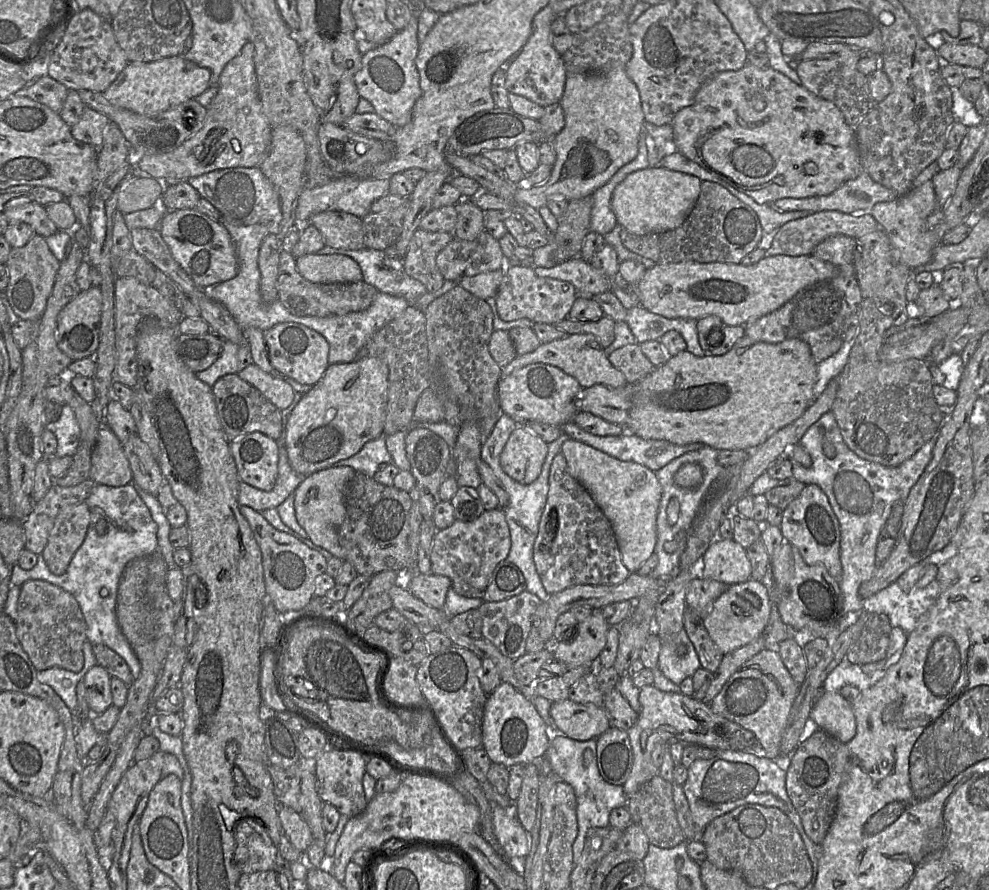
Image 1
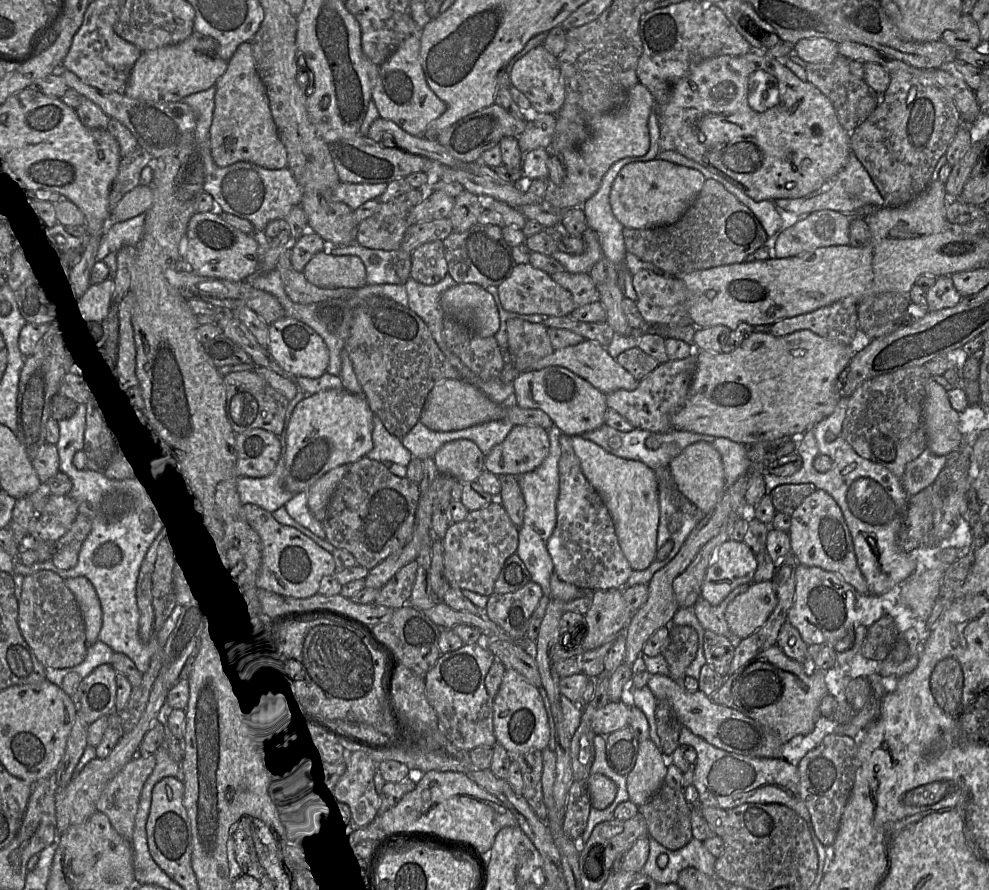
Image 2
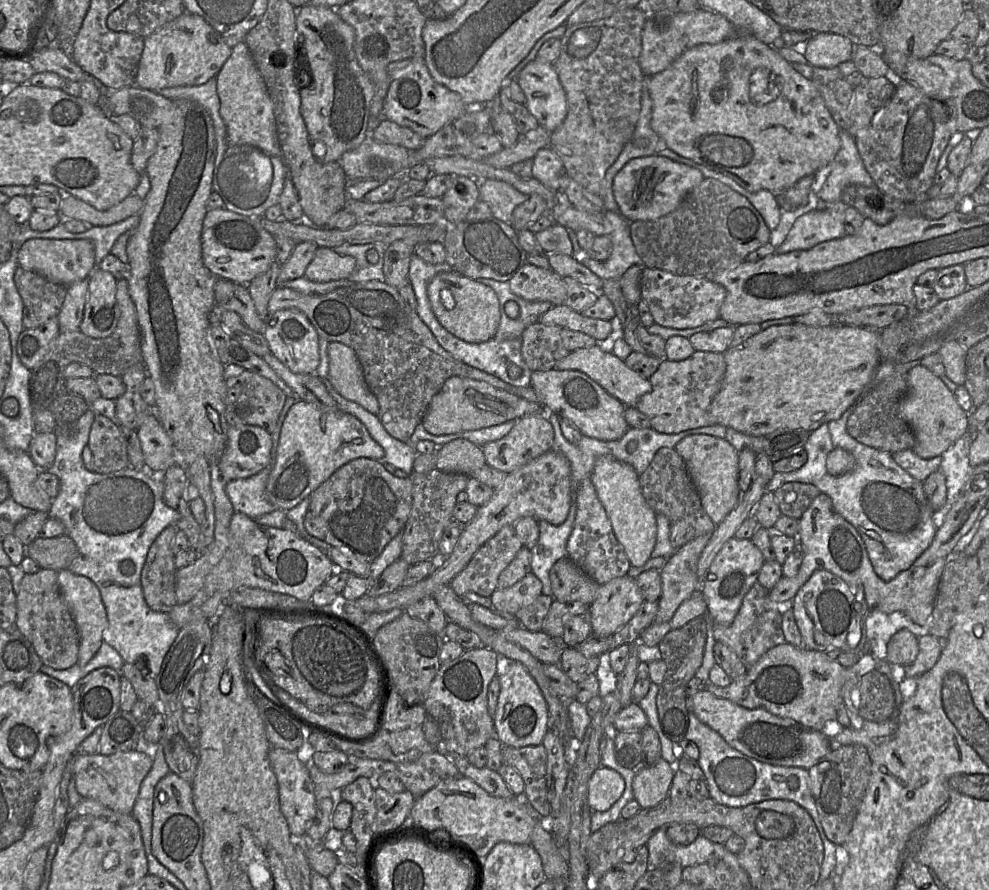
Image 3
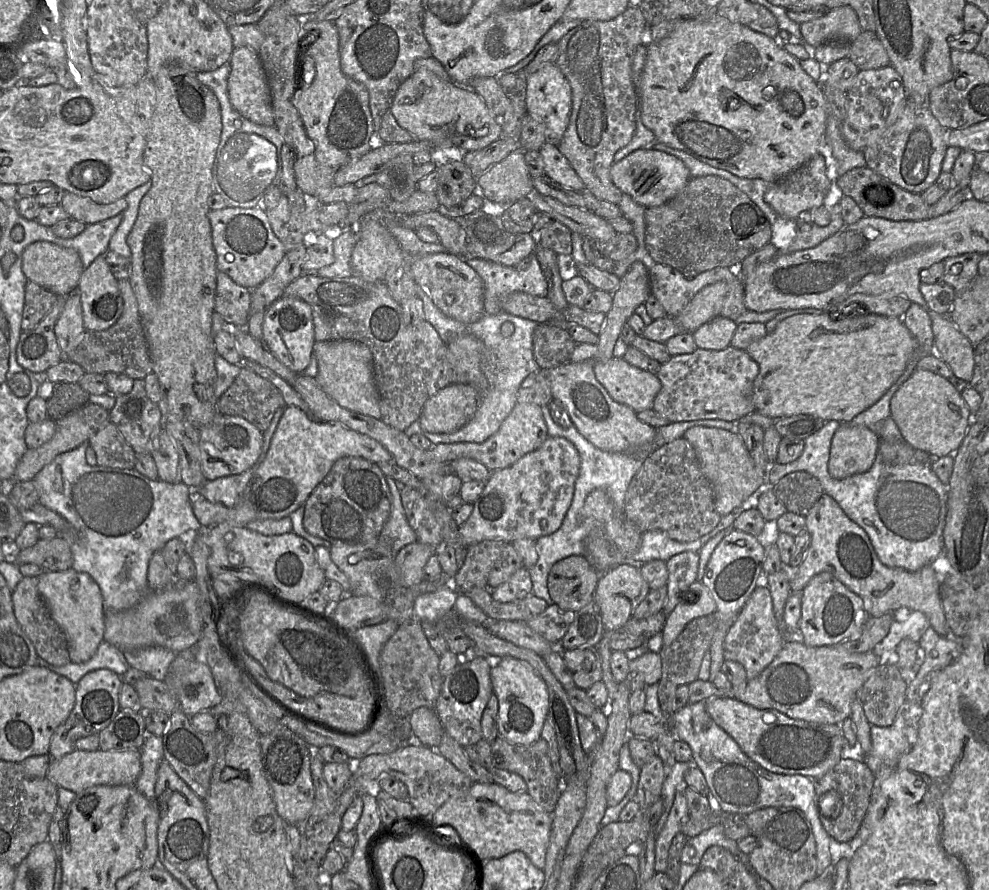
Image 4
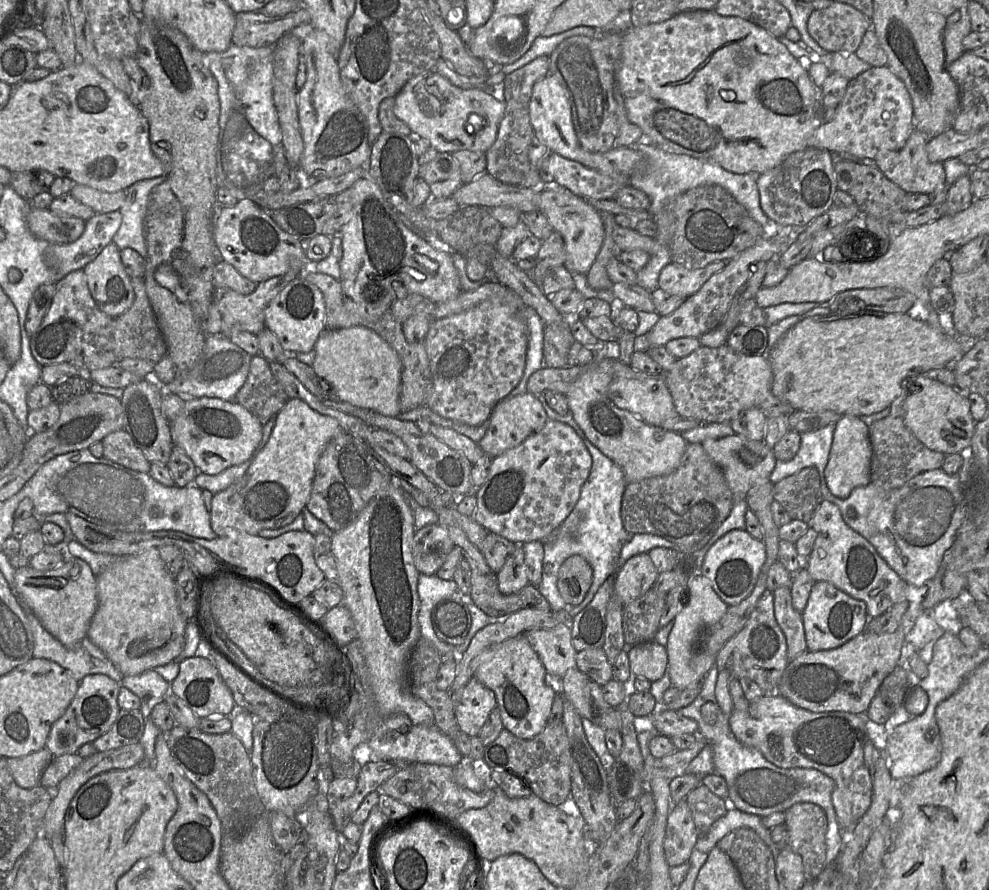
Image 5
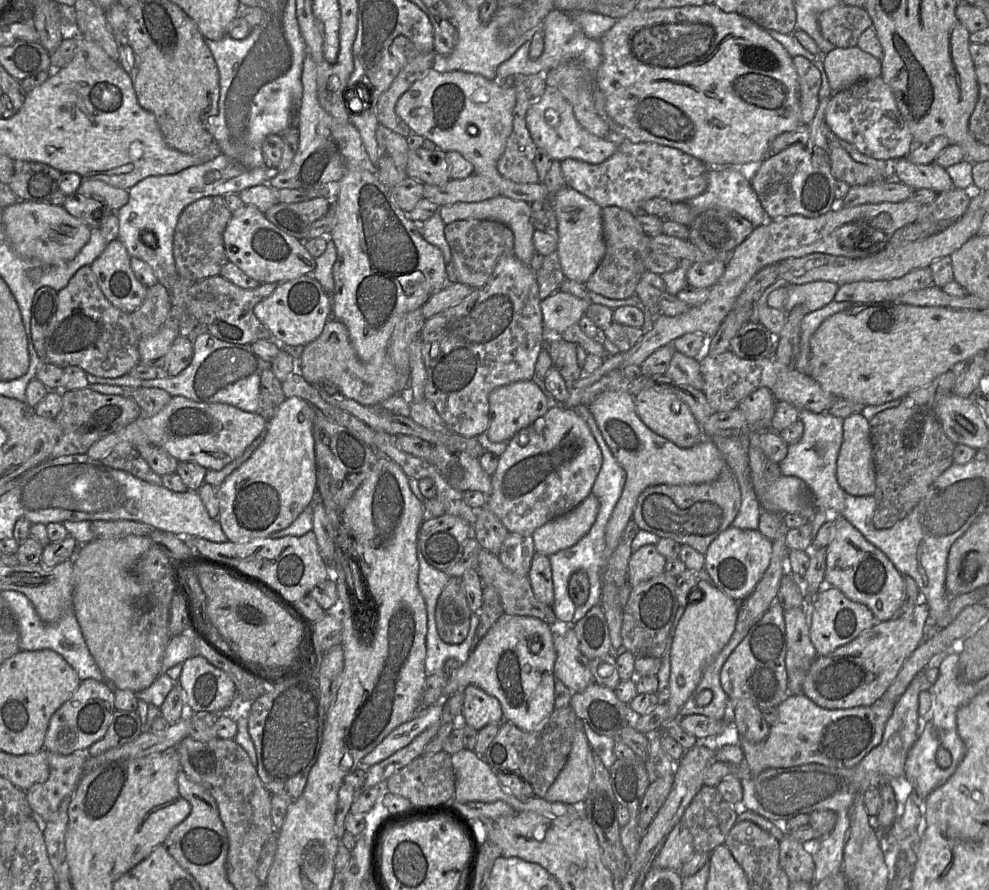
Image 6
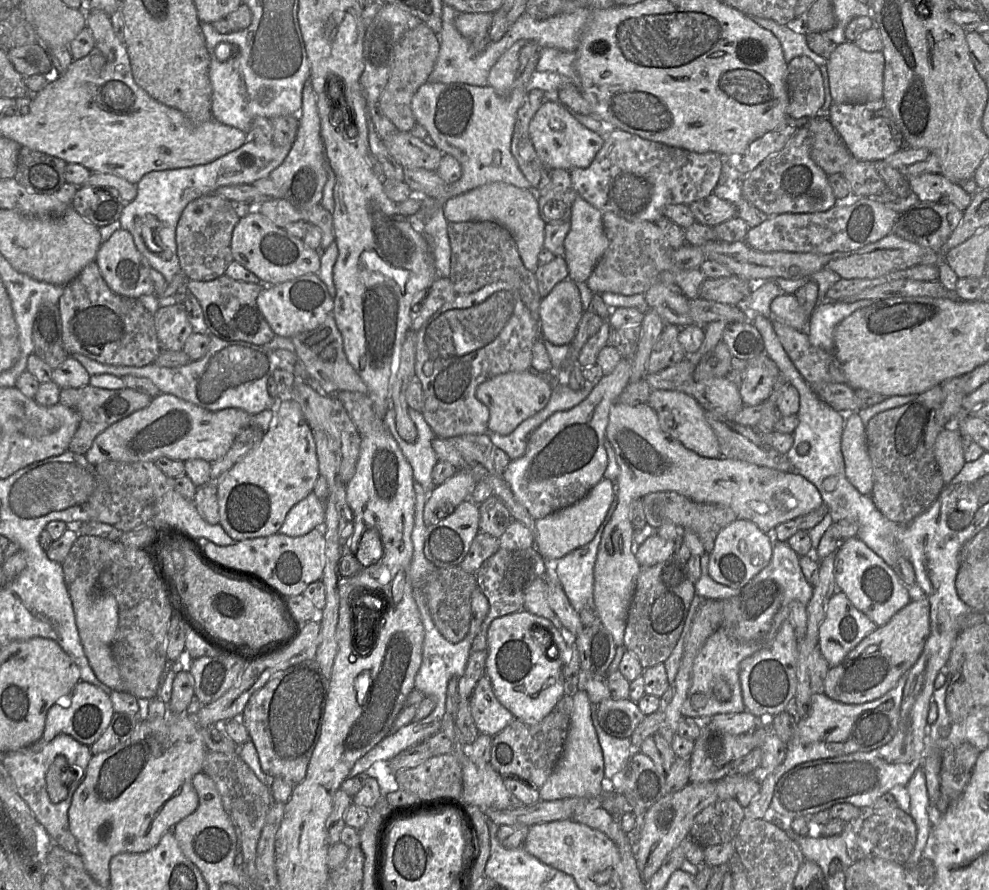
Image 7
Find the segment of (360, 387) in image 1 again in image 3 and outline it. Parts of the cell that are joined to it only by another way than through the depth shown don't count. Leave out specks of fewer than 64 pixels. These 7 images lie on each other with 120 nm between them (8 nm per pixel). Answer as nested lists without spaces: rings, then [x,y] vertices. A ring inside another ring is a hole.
[[[304,400],[294,403],[282,424],[276,461],[265,488],[267,500],[276,510],[287,511],[327,480],[346,463],[360,457],[380,460],[385,451],[354,415]]]

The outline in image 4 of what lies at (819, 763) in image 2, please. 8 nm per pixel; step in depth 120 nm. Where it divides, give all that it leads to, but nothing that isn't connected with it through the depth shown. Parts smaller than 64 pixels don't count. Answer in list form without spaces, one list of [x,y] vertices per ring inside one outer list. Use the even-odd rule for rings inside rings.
[[[843,758],[821,778],[816,779],[817,806],[827,832],[838,842],[849,842],[858,833],[870,803],[875,776],[863,758]]]

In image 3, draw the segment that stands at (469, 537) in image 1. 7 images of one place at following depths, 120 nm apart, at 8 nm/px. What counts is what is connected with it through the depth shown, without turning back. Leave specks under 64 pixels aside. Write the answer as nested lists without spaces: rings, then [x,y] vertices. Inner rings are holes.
[[[512,525],[502,527],[472,556],[468,565],[450,582],[456,595],[474,592],[490,597],[497,589],[501,572],[523,547]]]

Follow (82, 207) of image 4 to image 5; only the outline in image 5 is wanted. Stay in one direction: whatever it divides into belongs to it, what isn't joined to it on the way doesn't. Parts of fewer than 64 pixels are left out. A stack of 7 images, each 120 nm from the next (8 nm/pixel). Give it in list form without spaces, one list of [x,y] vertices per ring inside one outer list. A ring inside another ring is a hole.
[[[83,184],[71,189],[70,195],[91,207],[97,214],[119,210],[126,199],[126,191],[105,192]]]

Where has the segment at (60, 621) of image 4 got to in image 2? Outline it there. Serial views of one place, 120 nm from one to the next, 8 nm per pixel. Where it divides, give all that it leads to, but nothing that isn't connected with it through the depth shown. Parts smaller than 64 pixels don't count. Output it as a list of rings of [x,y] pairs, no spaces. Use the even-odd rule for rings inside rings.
[[[75,577],[64,580],[65,585],[75,596],[81,611],[87,645],[98,641],[102,627],[101,604],[93,584],[86,577]]]

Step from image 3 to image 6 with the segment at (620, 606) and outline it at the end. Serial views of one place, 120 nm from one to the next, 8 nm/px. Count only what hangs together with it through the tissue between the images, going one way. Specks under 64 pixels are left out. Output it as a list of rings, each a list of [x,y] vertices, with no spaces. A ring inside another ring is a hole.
[[[647,544],[632,553],[628,563],[627,583],[636,587],[665,570],[667,559],[658,552],[656,545]]]

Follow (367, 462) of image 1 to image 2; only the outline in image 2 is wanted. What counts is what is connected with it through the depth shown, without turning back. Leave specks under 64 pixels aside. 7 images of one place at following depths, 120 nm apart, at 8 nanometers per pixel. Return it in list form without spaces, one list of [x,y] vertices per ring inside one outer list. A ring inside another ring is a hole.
[[[376,415],[373,417],[372,441],[373,448],[365,456],[368,459],[381,463],[392,462],[405,467],[413,459],[412,454],[403,446],[401,440],[391,435]]]

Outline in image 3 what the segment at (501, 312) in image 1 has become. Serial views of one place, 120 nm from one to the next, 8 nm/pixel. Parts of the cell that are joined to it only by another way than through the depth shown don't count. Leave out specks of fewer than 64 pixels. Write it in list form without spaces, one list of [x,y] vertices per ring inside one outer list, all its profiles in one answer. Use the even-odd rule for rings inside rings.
[[[526,263],[508,283],[515,295],[527,301],[550,302],[552,306],[564,305],[566,289],[562,277],[551,269]]]

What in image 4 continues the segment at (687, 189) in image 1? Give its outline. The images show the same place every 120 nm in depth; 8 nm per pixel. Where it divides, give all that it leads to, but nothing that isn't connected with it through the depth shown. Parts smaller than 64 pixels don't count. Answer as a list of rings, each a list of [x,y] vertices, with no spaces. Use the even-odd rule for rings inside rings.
[[[641,148],[614,163],[610,168],[610,178],[634,202],[652,208],[666,203],[678,194],[690,181],[691,174],[688,167],[677,157],[662,151]]]

